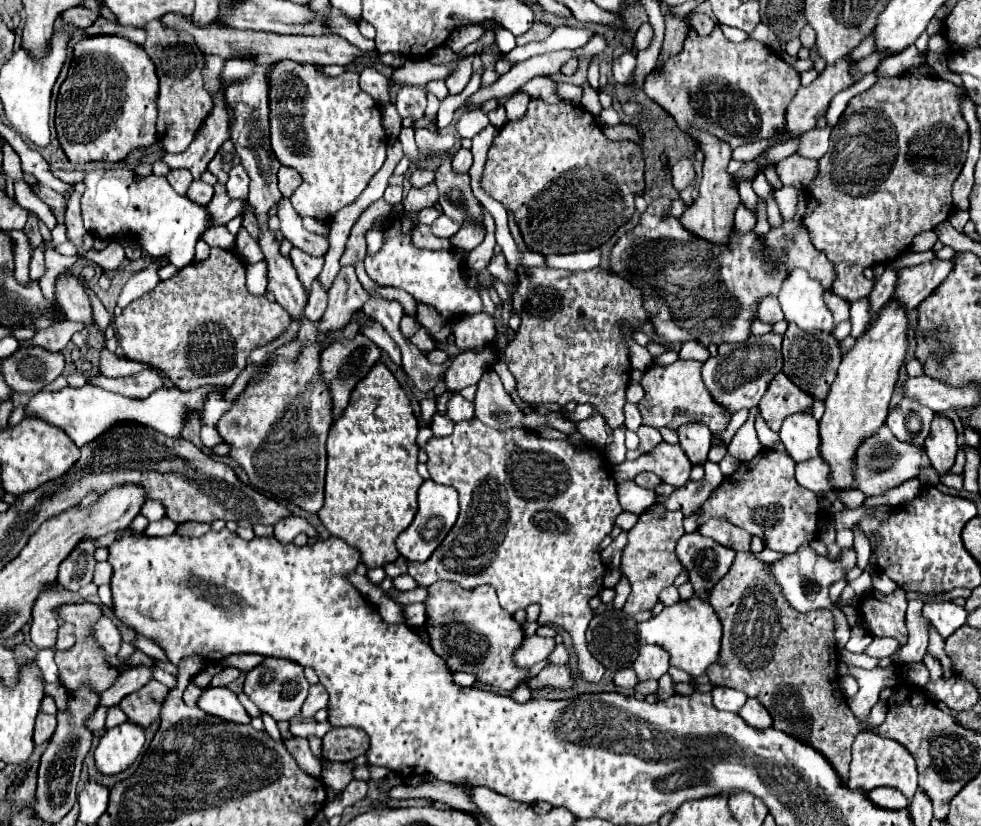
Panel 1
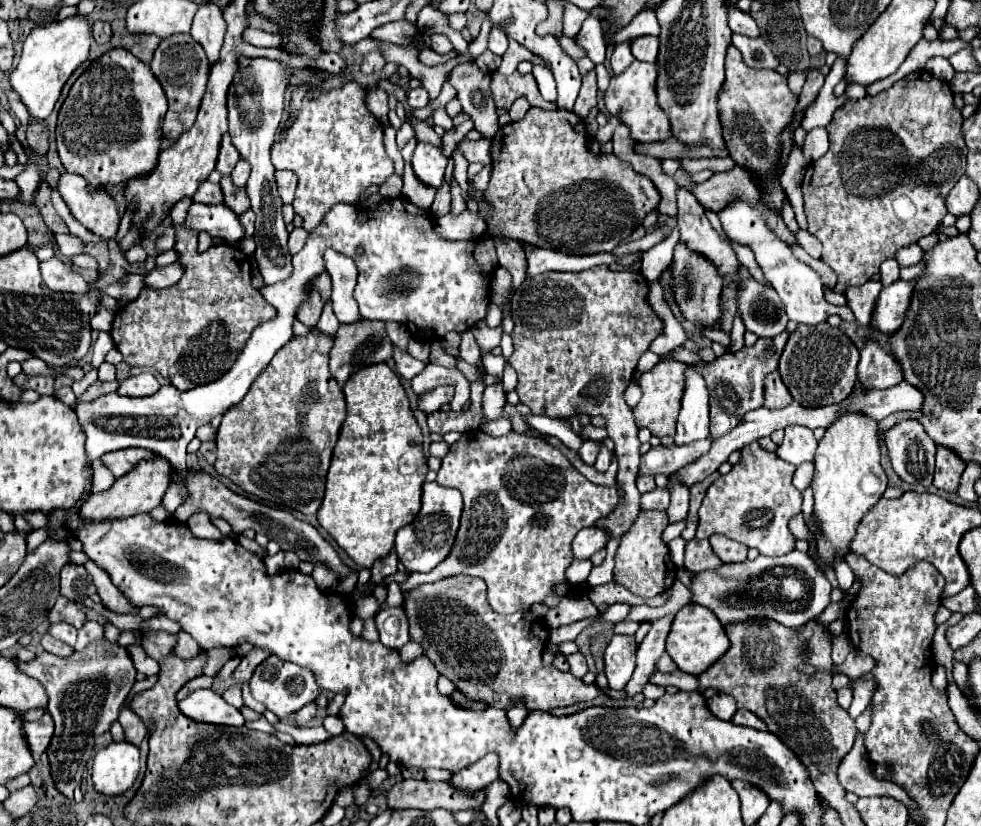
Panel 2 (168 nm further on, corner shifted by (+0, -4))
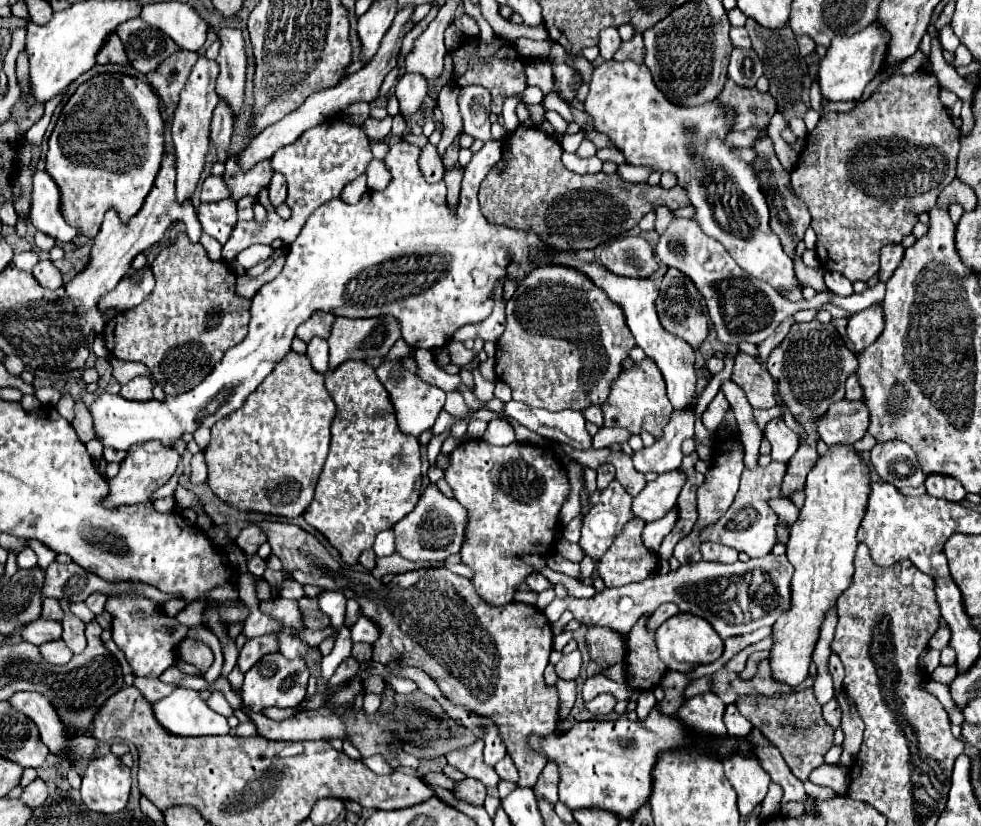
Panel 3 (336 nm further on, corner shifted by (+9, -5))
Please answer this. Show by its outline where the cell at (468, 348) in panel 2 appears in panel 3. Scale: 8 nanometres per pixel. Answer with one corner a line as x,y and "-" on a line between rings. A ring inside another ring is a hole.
473,369
473,379
475,383
474,394
477,399
487,402
494,398
497,378
494,380
486,380
481,375
479,369

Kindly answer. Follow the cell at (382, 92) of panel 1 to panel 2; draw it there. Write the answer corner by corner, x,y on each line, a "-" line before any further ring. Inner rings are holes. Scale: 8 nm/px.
370,52
364,56
364,62
362,62
362,74
372,74
372,72
380,72
384,68
386,60
382,58
382,54
378,52

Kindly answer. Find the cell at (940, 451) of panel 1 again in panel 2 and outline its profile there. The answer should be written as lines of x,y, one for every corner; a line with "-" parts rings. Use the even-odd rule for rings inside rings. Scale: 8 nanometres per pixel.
940,448
936,450
936,472
934,472
934,486
938,490
946,490
946,492
956,492
960,474
964,470
964,460
960,460
960,456
956,456
956,452
952,452
950,448

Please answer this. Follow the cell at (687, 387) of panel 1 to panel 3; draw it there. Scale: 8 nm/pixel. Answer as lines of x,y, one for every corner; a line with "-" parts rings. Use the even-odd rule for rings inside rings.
643,359
641,363
635,363
631,369
623,369
619,373
601,409
603,409
603,419
607,427
623,427
635,435
639,435
641,431
649,431
653,437
659,437
663,433
663,427
667,425
673,405
665,393
663,377
657,365
649,359

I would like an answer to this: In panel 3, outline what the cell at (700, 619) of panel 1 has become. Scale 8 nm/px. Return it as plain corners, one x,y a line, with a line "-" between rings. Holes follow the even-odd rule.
677,613
667,623
663,623
657,629
657,647
661,661
669,669
681,673
687,673
703,663
713,663
723,655
723,639
715,633
715,629
711,629
711,625
707,625
707,621
691,613

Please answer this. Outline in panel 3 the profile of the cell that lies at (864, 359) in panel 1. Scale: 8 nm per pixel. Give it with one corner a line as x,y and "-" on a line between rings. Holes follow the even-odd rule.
833,445
827,455
819,457
805,483
805,505
799,519
791,525
787,559
795,567
791,577
791,607
779,615
771,627
773,647
769,665
775,681
797,687
809,675
811,655
819,641
819,631
829,609
851,585
855,573
853,557
857,549
857,527
865,515
869,497
869,467
849,445

